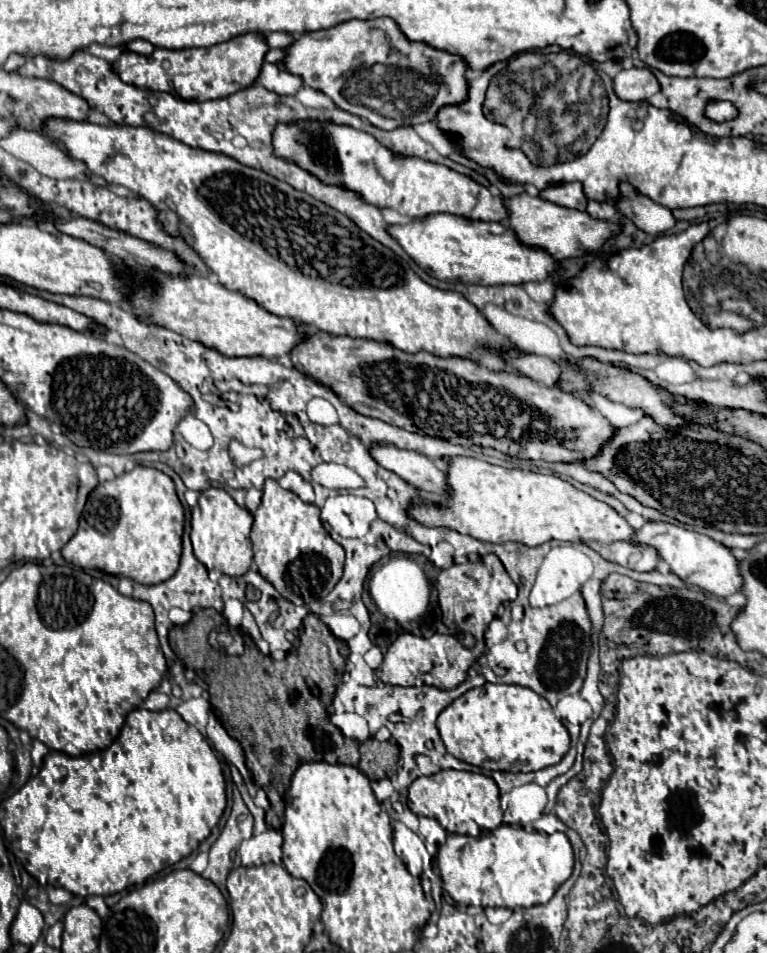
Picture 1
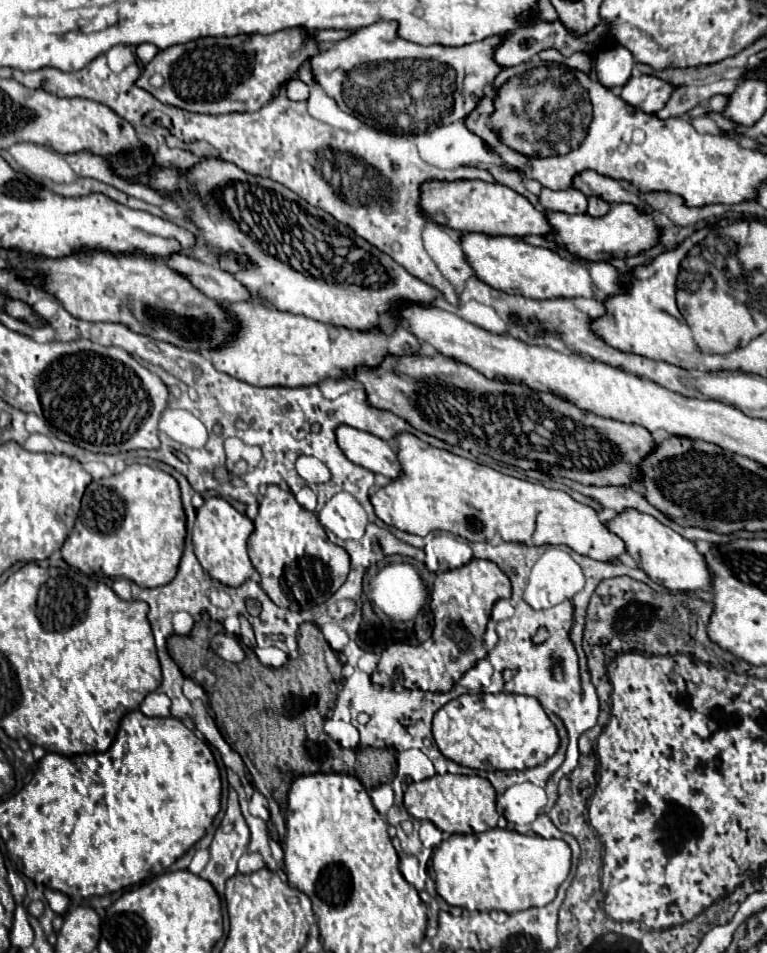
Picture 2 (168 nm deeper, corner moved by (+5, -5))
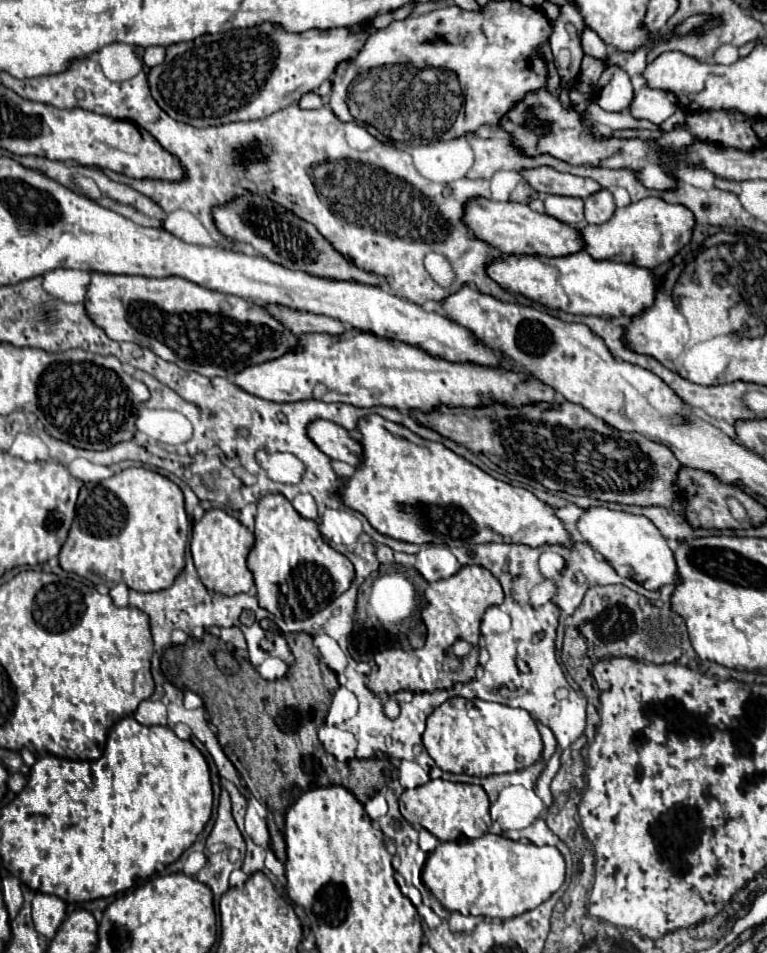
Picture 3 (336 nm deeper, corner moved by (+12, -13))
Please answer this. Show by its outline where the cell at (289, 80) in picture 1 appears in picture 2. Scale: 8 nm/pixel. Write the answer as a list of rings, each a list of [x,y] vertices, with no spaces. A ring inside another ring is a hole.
[[[291,80],[287,86],[285,86],[285,92],[291,100],[307,100],[309,98],[309,86],[303,84],[301,80]]]

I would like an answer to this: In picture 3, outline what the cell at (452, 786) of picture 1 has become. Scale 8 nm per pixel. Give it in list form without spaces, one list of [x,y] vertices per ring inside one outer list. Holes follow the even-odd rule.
[[[430,780],[424,786],[414,790],[404,790],[400,796],[400,812],[402,816],[416,828],[426,828],[438,840],[460,840],[460,838],[480,838],[490,826],[488,812],[488,796],[482,786],[474,784],[458,784],[446,780]]]

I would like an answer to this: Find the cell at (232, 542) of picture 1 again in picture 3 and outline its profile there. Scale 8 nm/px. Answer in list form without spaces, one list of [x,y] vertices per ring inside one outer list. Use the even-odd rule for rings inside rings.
[[[220,508],[208,510],[202,520],[194,524],[192,532],[192,558],[196,564],[196,570],[200,574],[202,584],[212,590],[226,596],[234,596],[240,592],[248,592],[254,586],[252,572],[246,568],[246,556],[254,544],[254,534],[242,526],[236,518],[226,514]]]

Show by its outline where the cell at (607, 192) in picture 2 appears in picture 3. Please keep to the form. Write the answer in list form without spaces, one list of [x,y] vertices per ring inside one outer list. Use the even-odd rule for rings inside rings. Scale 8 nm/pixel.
[[[540,166],[534,170],[524,170],[522,176],[528,180],[528,184],[544,194],[558,194],[558,196],[572,196],[572,198],[586,198],[590,194],[596,194],[602,190],[598,182],[592,182],[592,178],[580,178],[574,174],[564,174],[548,166]]]

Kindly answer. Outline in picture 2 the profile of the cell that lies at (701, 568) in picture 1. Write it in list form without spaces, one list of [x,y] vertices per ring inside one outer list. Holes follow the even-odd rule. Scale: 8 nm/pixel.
[[[627,508],[617,512],[615,518],[607,522],[609,532],[617,534],[625,542],[627,554],[641,564],[641,570],[657,584],[669,588],[669,590],[711,590],[711,572],[707,570],[707,564],[703,562],[703,556],[695,550],[693,542],[679,536],[669,526],[661,524],[657,518],[643,514],[635,508]]]

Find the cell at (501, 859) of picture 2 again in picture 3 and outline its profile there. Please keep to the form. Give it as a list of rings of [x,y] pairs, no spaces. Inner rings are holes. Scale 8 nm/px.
[[[488,832],[476,840],[440,842],[426,858],[422,880],[450,912],[506,920],[534,910],[562,886],[564,858],[554,846],[522,844]]]

